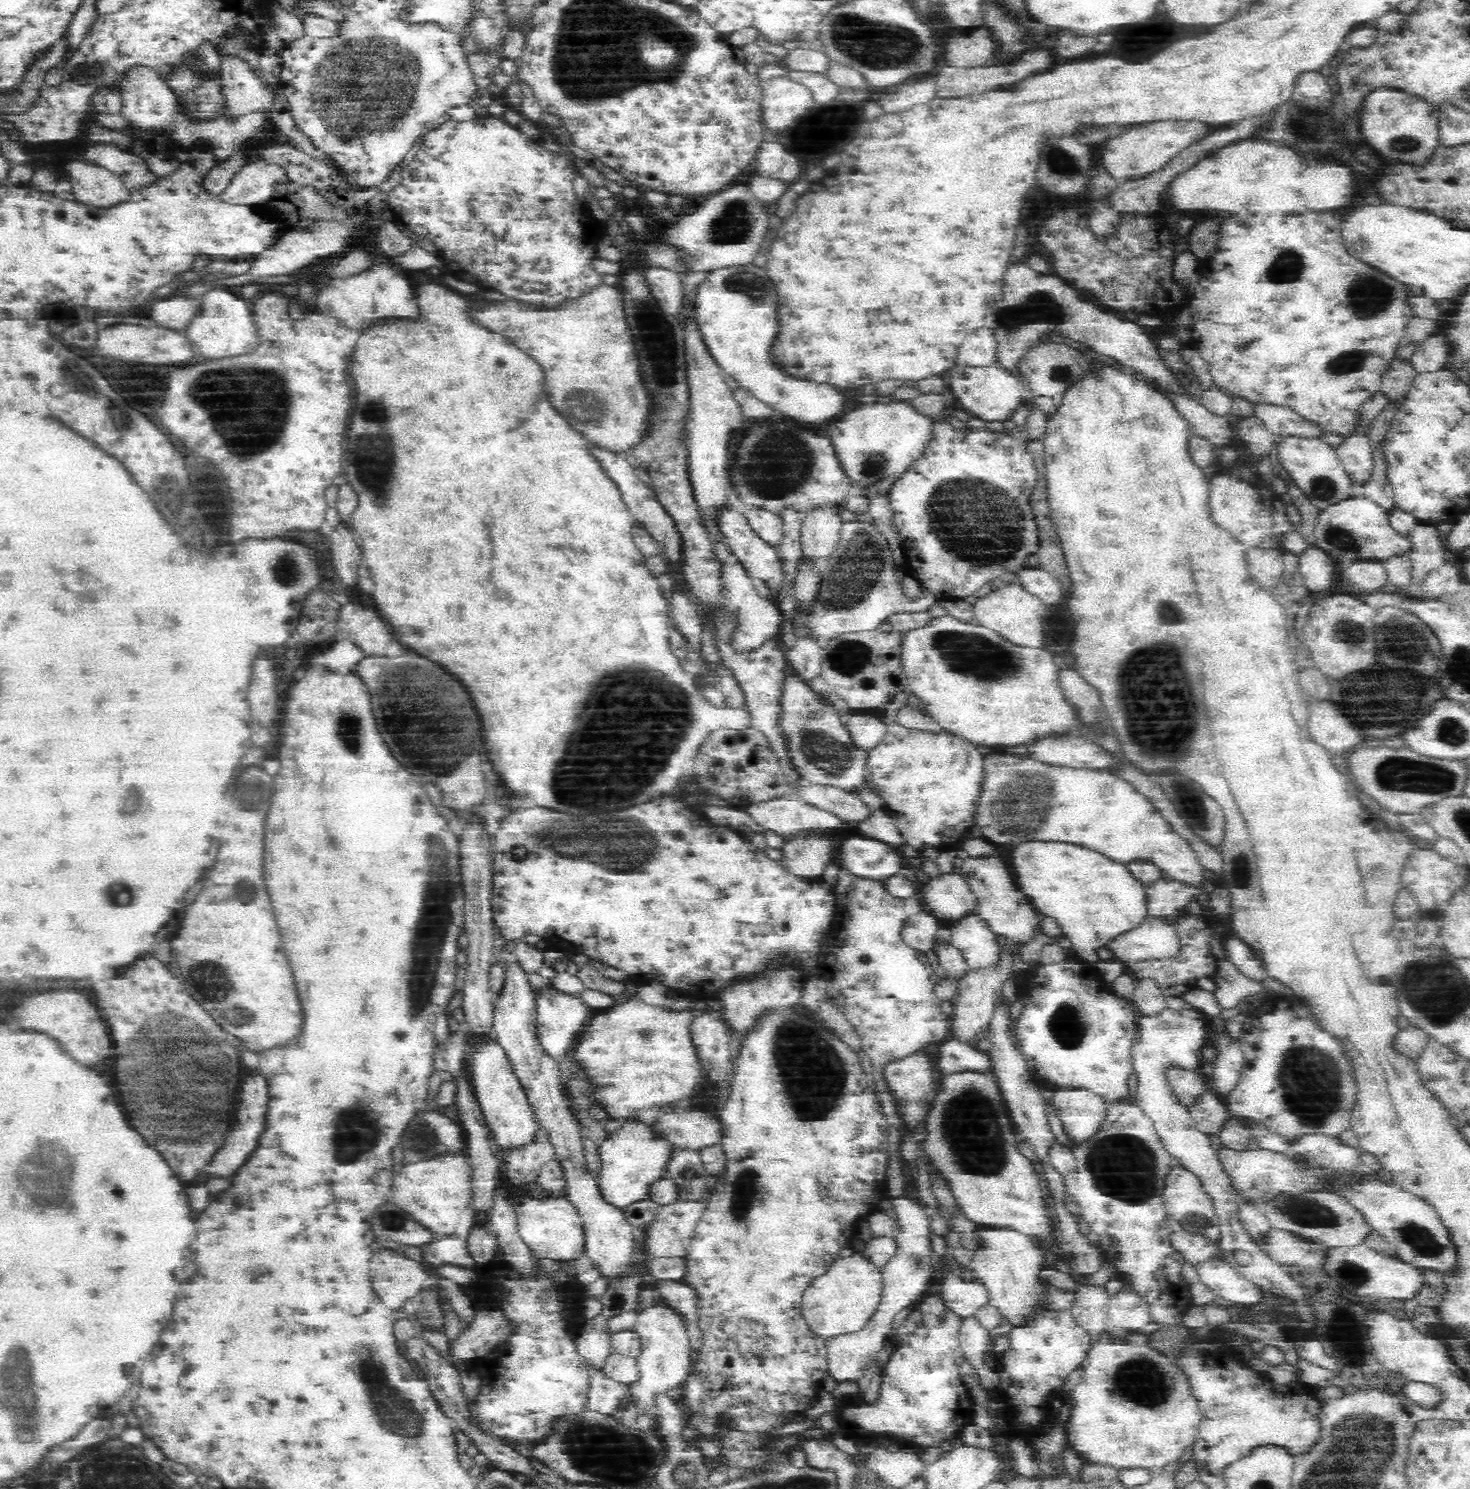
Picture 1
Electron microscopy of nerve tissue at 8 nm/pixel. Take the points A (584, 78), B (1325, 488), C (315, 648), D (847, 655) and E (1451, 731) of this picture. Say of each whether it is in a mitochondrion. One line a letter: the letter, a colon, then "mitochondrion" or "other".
A: mitochondrion
B: mitochondrion
C: other
D: mitochondrion
E: mitochondrion

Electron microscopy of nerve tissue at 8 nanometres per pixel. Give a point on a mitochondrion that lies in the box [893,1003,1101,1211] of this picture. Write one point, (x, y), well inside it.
(980, 1148)

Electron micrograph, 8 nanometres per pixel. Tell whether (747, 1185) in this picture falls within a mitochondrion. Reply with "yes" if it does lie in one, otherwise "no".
yes

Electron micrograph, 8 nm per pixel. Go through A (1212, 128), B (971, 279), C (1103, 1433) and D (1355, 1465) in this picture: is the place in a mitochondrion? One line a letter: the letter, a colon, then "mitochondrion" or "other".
A: other
B: other
C: other
D: mitochondrion

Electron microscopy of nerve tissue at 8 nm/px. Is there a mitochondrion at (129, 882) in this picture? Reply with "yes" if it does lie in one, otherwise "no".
yes

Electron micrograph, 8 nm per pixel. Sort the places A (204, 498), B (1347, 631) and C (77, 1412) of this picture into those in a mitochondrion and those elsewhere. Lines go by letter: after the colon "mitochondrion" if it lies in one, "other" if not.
A: mitochondrion
B: mitochondrion
C: other

